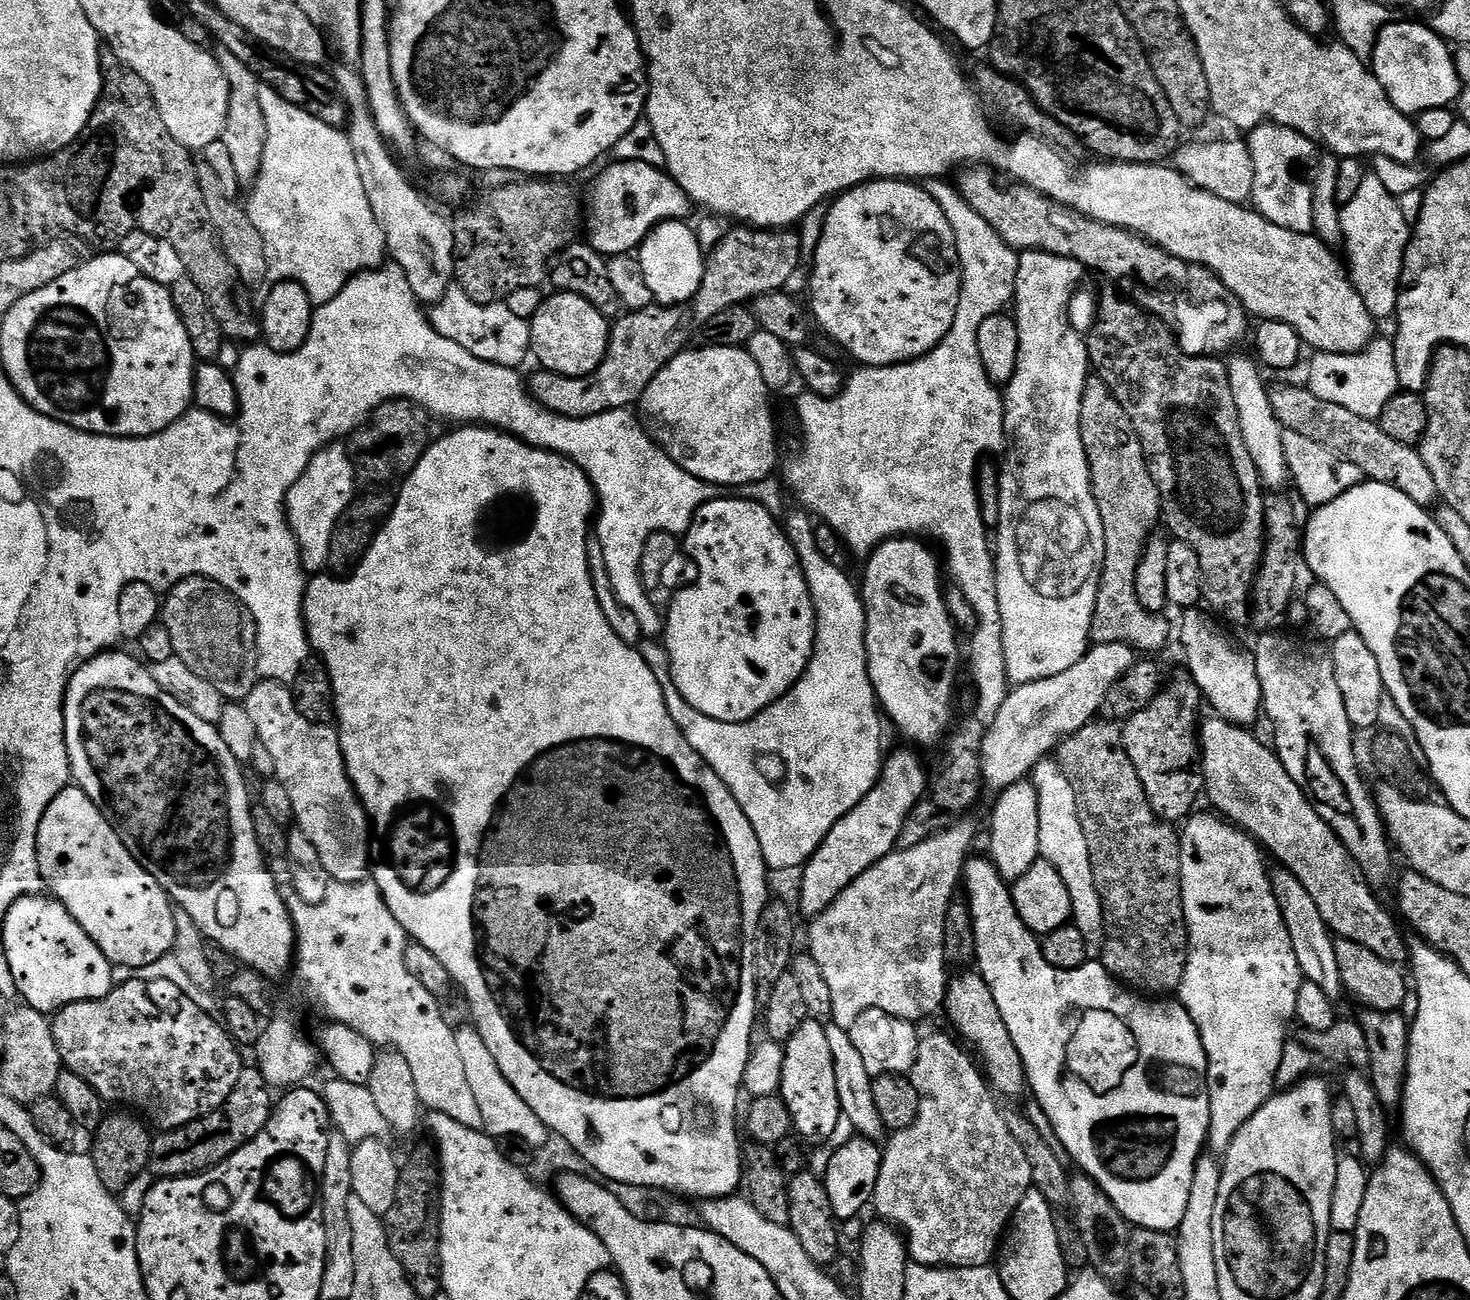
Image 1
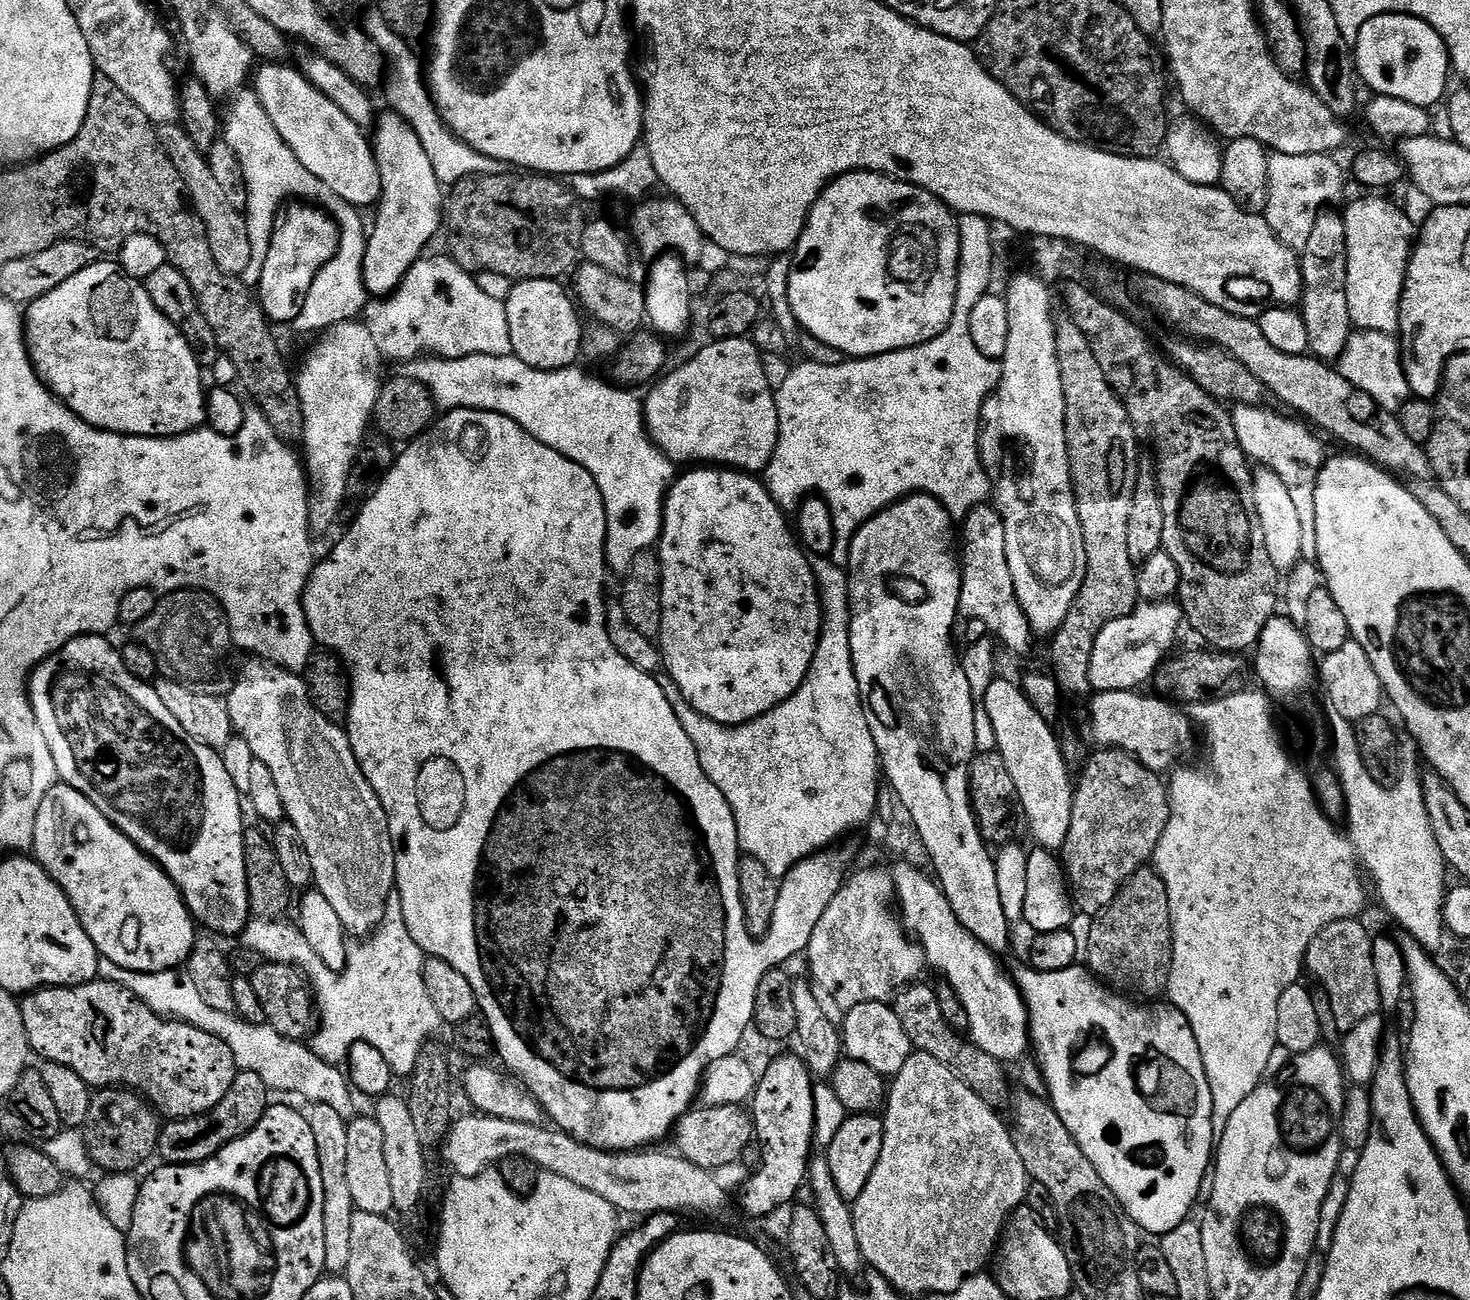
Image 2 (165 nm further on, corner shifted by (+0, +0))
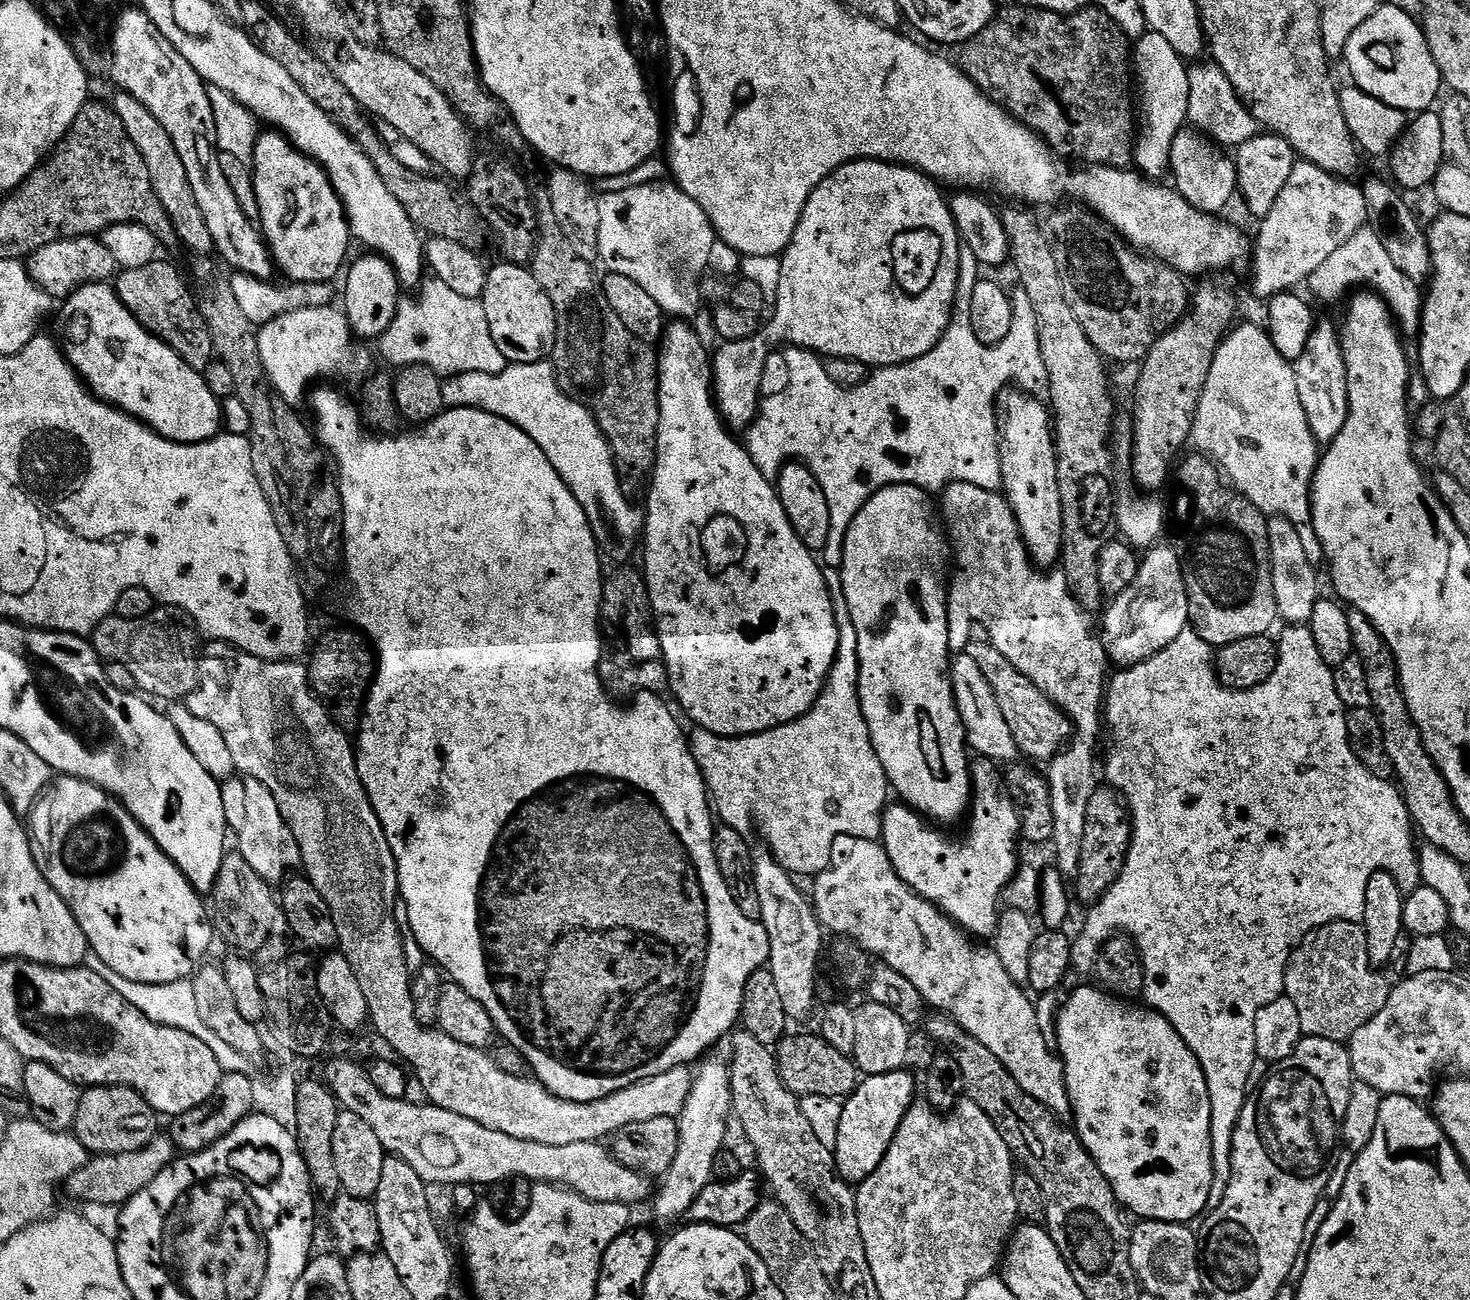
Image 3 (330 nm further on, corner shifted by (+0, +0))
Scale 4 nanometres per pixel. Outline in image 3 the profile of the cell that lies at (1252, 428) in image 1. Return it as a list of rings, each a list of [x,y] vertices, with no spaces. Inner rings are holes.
[[[1273,517],[1265,521],[1265,543],[1268,545],[1266,554],[1270,558],[1268,581],[1272,585],[1279,619],[1292,626],[1302,626],[1311,621],[1320,593],[1318,578],[1308,560],[1304,544],[1289,524],[1291,523],[1283,517]]]

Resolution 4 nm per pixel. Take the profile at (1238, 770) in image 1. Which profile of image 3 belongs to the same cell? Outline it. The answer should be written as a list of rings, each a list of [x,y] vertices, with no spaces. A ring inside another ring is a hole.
[[[990,643],[972,644],[966,648],[966,652],[974,658],[974,662],[978,662],[984,677],[996,692],[1000,707],[1010,709],[1005,716],[1014,736],[1017,751],[1022,756],[1026,755],[1034,760],[1050,761],[1059,752],[1060,745],[1063,745],[1070,736],[1070,733],[1068,734],[1070,724],[1064,713],[1047,696],[1043,696],[1021,672],[1010,666],[1010,662],[1006,662],[1006,658],[1002,658],[1002,654]]]

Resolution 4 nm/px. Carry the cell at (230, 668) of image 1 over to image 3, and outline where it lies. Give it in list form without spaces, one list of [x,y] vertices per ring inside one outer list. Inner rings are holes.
[[[160,606],[146,618],[131,620],[115,614],[106,617],[95,628],[94,647],[101,660],[126,666],[134,675],[141,693],[157,696],[160,700],[180,702],[194,691],[198,683],[202,644],[200,648],[195,631],[197,629],[179,611]]]

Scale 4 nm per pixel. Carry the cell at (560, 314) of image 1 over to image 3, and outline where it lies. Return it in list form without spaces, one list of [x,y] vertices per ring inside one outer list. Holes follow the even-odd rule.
[[[500,262],[497,268],[489,267],[485,278],[482,303],[489,322],[490,334],[493,335],[495,345],[498,346],[509,365],[539,364],[551,353],[556,341],[554,306],[527,267],[507,262]]]

